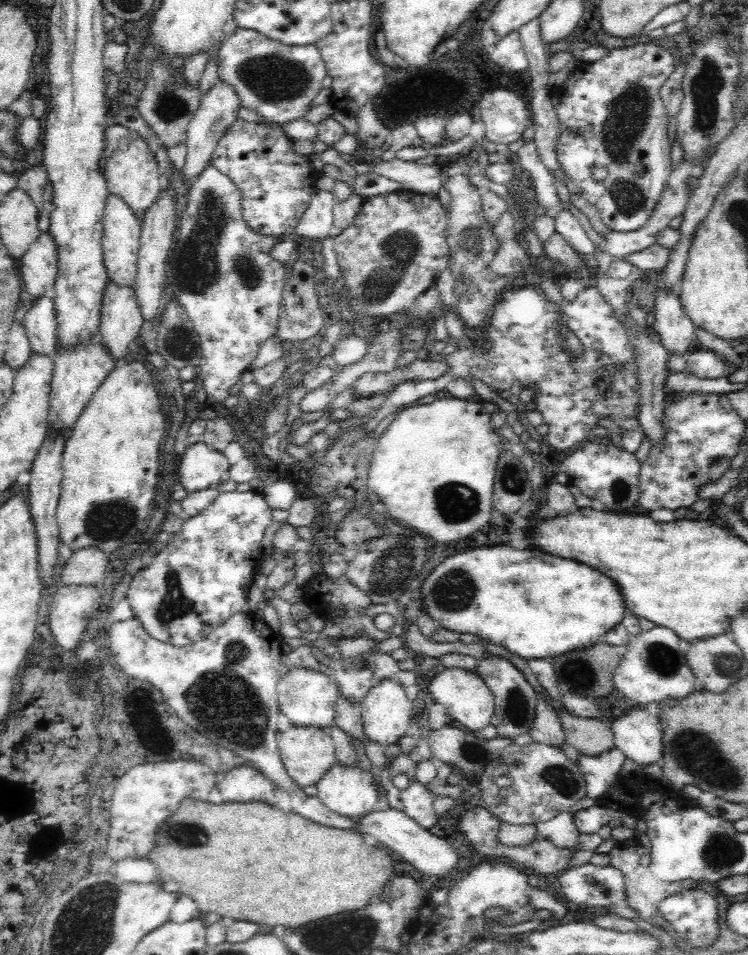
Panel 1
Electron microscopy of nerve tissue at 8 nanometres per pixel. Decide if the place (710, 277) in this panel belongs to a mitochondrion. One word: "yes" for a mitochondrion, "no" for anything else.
no

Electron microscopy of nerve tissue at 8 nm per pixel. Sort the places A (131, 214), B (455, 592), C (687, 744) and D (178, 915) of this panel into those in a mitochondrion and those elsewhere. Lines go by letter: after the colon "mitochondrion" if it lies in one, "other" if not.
A: other
B: mitochondrion
C: mitochondrion
D: other

